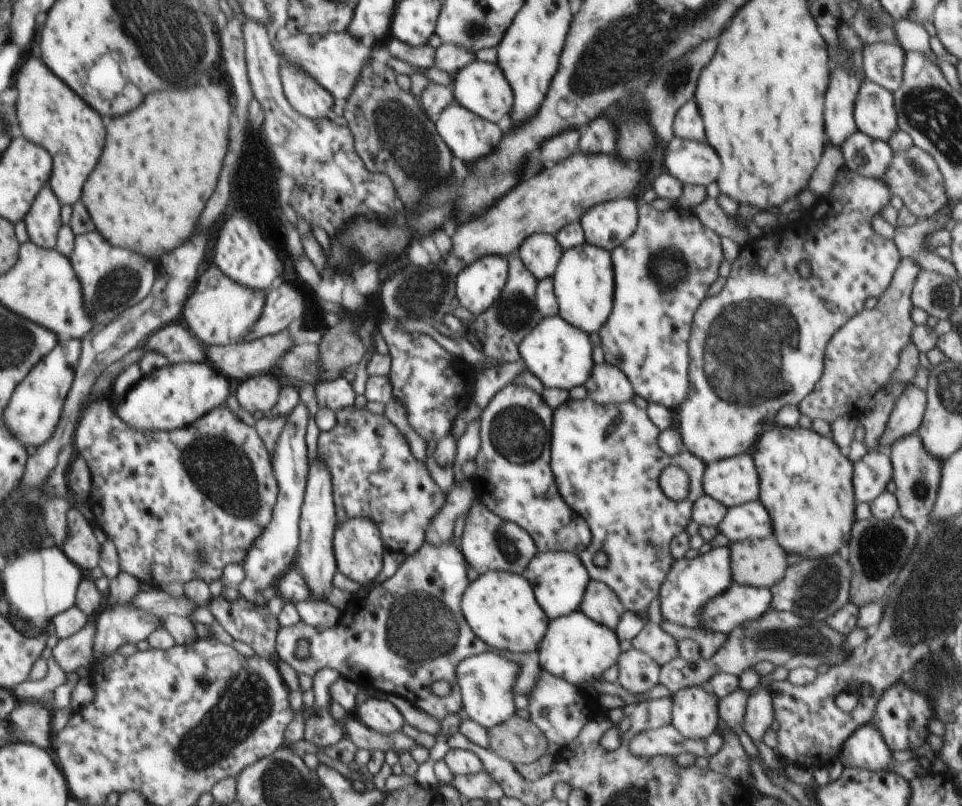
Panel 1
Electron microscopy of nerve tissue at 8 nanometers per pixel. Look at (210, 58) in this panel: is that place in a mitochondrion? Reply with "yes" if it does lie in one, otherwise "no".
yes

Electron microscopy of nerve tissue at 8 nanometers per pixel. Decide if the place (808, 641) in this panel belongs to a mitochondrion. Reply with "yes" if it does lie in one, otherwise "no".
yes

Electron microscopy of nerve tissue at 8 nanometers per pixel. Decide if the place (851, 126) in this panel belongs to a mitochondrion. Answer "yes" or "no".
no

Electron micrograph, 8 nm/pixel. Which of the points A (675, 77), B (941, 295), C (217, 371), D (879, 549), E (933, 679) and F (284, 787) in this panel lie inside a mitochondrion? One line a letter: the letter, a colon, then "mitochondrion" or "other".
A: mitochondrion
B: mitochondrion
C: other
D: mitochondrion
E: mitochondrion
F: mitochondrion

